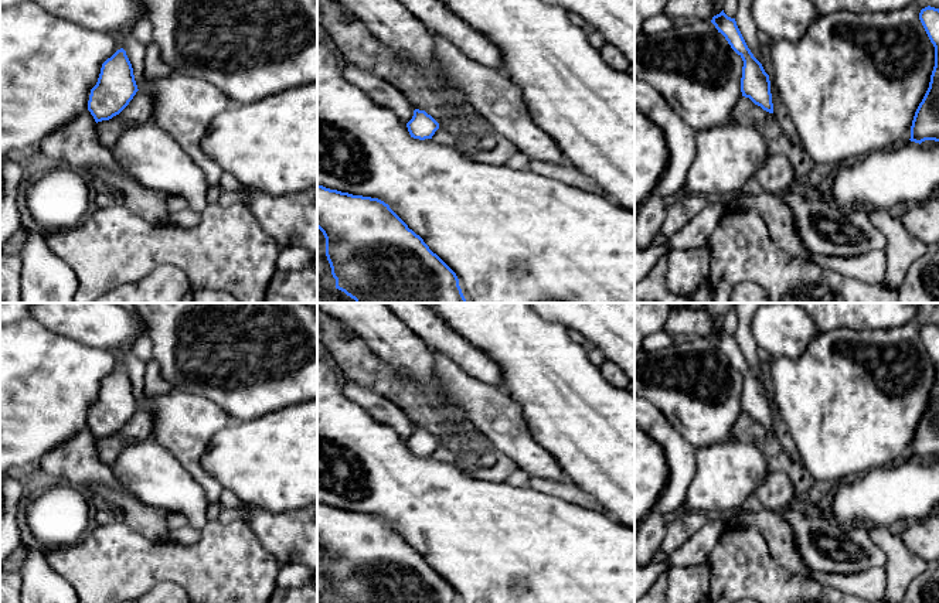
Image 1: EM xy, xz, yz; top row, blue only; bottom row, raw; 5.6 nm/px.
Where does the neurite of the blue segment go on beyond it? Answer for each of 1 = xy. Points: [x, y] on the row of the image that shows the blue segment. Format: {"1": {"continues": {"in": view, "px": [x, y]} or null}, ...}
{"1": {"continues": null}}

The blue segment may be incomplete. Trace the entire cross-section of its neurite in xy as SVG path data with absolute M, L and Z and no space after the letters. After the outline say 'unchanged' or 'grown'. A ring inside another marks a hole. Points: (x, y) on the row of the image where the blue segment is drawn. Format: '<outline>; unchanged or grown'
M120 48L102 64L98 82L91 89L88 110L96 123L109 120L129 105L137 91L132 64Z; unchanged

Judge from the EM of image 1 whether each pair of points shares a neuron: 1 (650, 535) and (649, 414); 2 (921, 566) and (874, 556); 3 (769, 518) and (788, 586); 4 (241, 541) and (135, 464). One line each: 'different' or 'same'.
1: same
2: different
3: different
4: different

